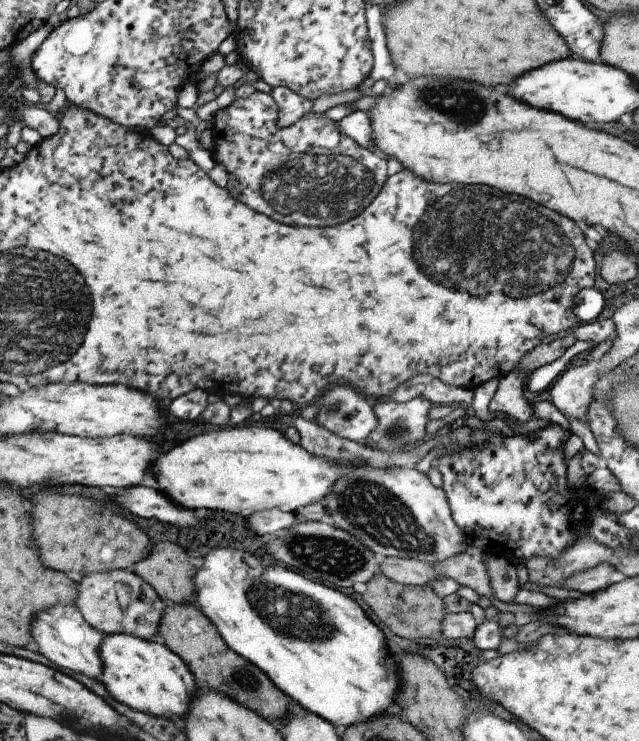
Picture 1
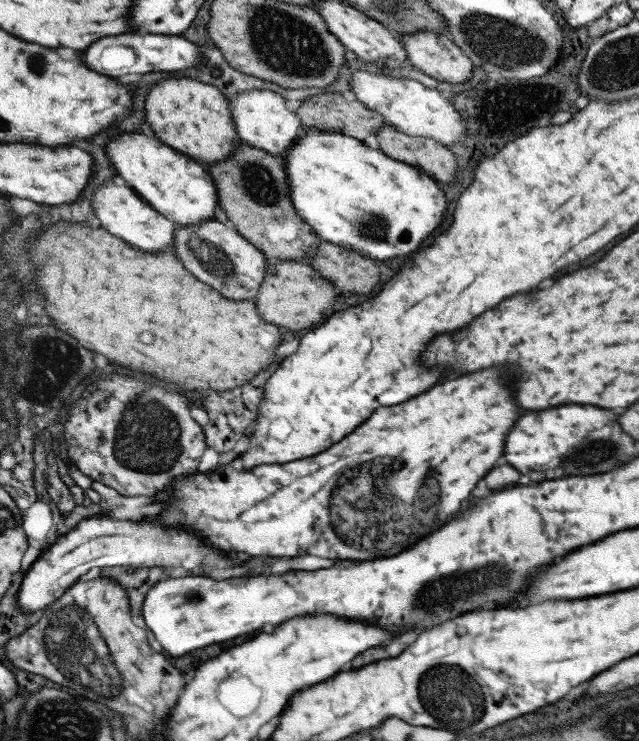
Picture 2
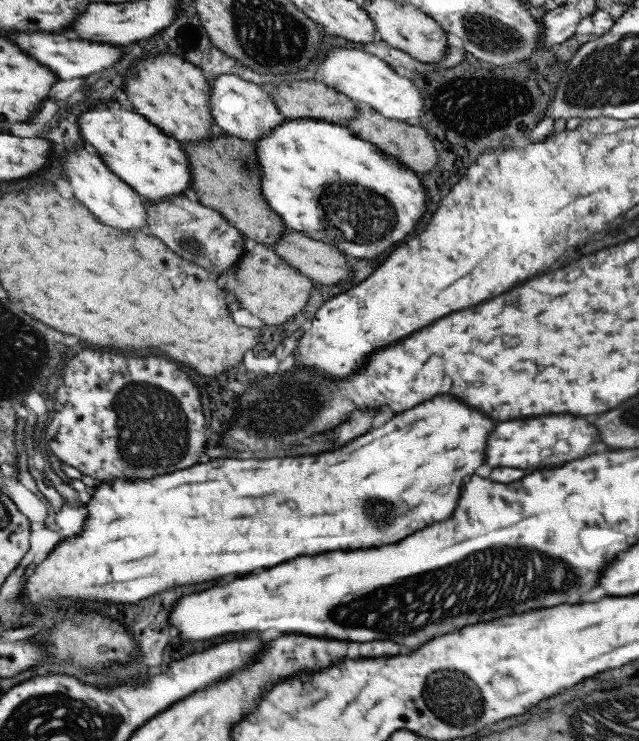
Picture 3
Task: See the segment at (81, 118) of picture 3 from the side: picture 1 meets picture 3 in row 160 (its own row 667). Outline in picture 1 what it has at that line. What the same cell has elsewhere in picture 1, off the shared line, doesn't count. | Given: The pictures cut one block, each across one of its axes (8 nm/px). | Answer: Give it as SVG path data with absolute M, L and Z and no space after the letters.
M124 633L105 635L100 645L103 660L102 684L106 690L126 706L148 712L152 716L182 718L197 694L195 676L189 666L166 645Z

